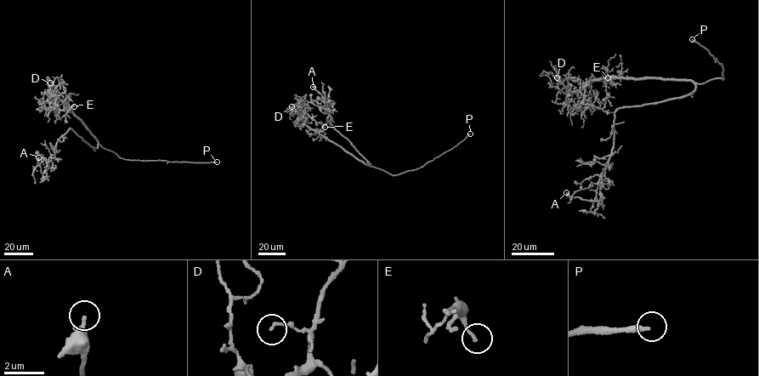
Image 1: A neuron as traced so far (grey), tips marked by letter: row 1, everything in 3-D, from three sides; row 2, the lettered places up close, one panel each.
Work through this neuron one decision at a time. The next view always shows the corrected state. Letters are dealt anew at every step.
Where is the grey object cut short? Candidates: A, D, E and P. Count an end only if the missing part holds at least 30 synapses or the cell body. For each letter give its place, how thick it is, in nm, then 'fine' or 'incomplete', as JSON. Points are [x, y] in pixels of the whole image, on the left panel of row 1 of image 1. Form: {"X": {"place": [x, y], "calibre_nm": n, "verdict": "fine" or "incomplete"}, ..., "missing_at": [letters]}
{"A": {"place": [38, 157], "calibre_nm": 240, "verdict": "fine"}, "D": {"place": [50, 82], "calibre_nm": 130, "verdict": "fine"}, "E": {"place": [74, 106], "calibre_nm": 130, "verdict": "fine"}, "P": {"place": [217, 162], "calibre_nm": 260, "verdict": "incomplete"}, "missing_at": ["P"]}

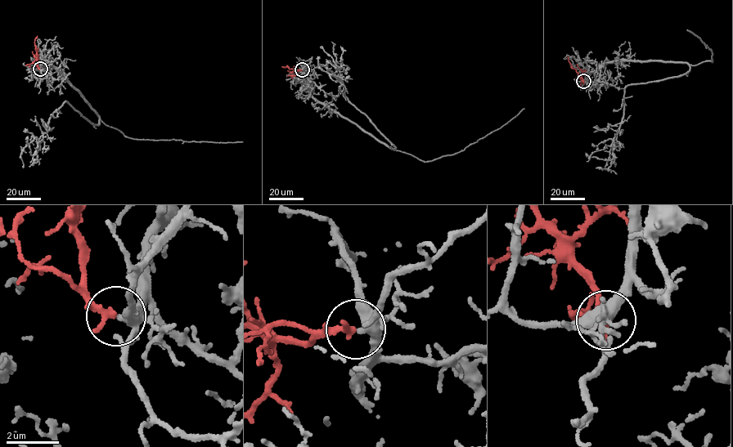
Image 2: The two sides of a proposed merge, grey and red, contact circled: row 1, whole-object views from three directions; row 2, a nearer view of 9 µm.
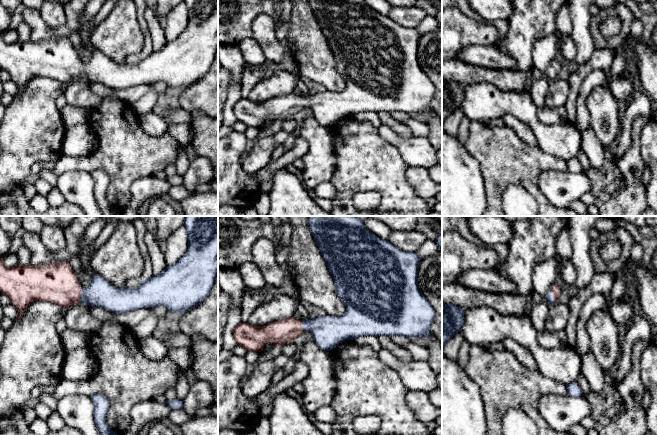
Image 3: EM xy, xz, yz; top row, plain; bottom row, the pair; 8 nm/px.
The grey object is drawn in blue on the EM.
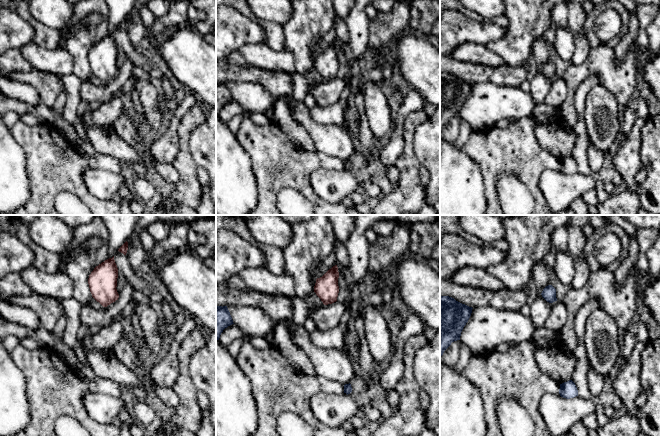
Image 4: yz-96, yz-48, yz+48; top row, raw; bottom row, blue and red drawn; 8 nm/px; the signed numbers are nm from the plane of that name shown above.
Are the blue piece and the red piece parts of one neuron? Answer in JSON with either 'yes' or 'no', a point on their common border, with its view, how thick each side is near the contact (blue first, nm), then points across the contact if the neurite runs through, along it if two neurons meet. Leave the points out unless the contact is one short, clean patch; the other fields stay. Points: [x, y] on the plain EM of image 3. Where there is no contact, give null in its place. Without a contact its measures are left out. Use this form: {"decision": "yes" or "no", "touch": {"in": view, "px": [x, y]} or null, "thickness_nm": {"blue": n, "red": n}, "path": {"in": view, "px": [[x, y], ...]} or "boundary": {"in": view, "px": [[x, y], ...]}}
{"decision": "yes", "touch": {"in": "yz", "px": [553, 72]}, "thickness_nm": {"blue": 60, "red": 70}, "path": {"in": "yz", "px": [[551, 75], [553, 72], [555, 65]]}}

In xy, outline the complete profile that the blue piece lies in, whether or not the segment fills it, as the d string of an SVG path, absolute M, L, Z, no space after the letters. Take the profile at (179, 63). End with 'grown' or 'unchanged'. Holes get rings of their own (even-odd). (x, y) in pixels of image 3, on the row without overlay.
M184 0L184 2L188 8L188 25L186 29L175 40L168 41L160 50L153 50L150 55L141 57L138 64L114 63L99 50L93 51L89 62L82 64L68 37L38 42L31 40L21 42L18 40L15 43L7 44L0 33L0 67L2 70L6 70L10 74L11 80L18 85L19 90L16 95L21 93L32 78L38 76L51 78L66 84L84 78L90 82L90 89L97 96L106 98L115 95L119 100L129 105L149 90L153 90L159 95L164 94L168 88L184 90L209 72L218 52L218 0Z | grown

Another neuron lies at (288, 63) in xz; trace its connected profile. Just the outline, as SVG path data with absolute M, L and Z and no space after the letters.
M283 41L284 55L280 61L270 61L264 74L264 79L270 78L275 73L289 73L298 70L294 54L290 51L288 44Z

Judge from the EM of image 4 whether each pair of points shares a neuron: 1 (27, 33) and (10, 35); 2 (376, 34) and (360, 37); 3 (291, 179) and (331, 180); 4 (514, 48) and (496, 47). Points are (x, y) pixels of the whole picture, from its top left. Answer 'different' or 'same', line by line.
1: same
2: different
3: different
4: different

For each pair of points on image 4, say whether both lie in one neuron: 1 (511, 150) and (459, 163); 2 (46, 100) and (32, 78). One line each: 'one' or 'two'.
1: two
2: one

